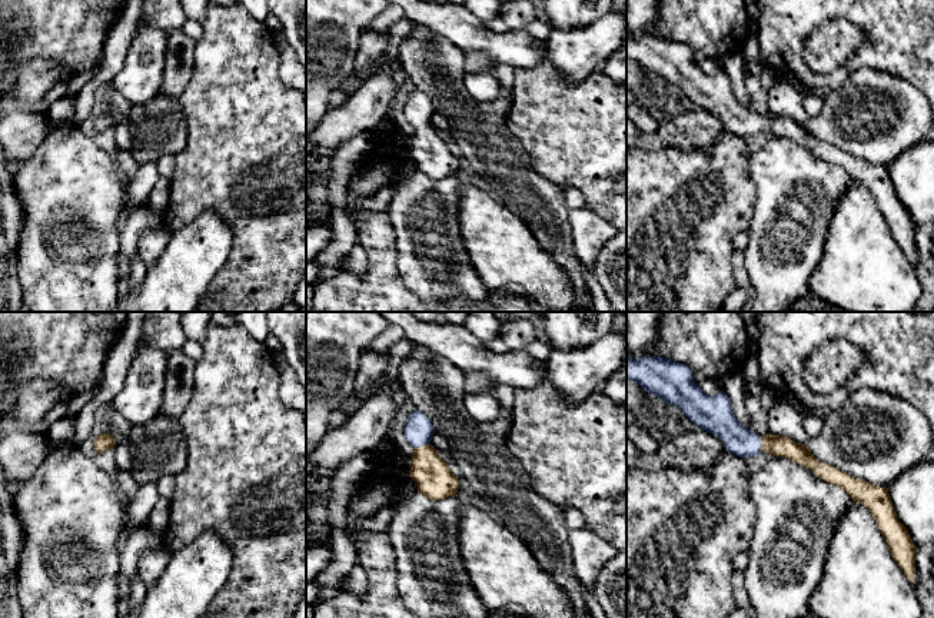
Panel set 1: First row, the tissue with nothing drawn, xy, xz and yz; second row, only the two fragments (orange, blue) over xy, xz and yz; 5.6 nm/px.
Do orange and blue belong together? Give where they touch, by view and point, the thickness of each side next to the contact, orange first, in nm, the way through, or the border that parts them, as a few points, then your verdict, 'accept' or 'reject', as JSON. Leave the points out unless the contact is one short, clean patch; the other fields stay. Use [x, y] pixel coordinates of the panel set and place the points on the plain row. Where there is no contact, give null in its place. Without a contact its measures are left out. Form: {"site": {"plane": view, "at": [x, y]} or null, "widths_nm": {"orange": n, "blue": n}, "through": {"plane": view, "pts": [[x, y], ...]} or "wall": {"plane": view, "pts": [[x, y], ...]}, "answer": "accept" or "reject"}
{"site": {"plane": "xz", "at": [424, 125]}, "widths_nm": {"orange": 200, "blue": 160}, "through": {"plane": "xz", "pts": [[435, 159], [428, 149], [424, 125], [418, 110]]}, "answer": "accept"}

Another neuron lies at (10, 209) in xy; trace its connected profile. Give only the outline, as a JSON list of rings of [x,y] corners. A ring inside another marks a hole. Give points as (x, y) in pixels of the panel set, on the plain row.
[[[0,147],[0,312],[24,312],[16,270],[23,212],[10,166]]]

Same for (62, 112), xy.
[[[62,97],[50,104],[47,117],[54,124],[76,123],[76,99]]]

